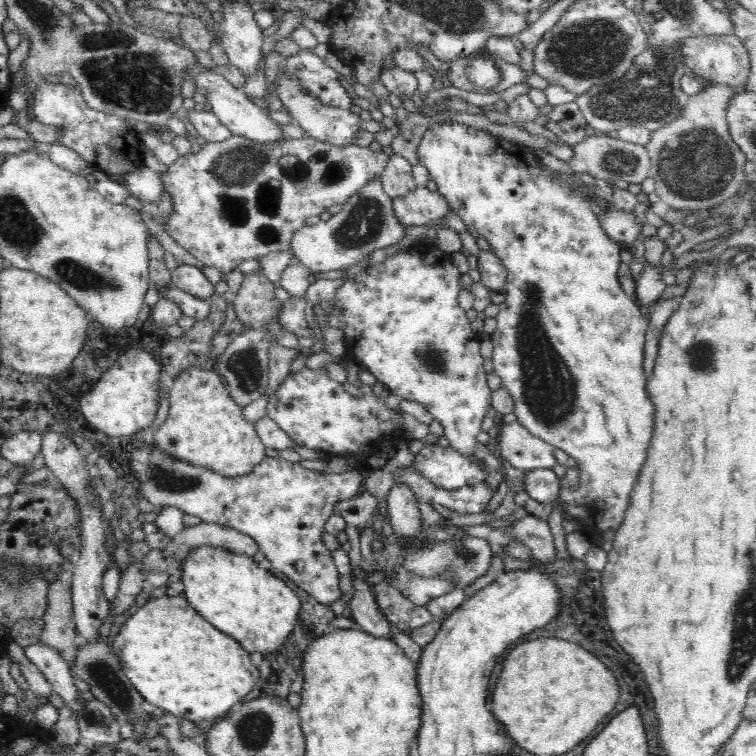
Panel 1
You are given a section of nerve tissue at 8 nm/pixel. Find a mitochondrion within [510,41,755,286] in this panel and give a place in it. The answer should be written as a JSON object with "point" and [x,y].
{"point":[698,164]}

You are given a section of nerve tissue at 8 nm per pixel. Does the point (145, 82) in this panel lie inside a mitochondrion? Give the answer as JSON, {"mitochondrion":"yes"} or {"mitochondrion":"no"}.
{"mitochondrion":"yes"}

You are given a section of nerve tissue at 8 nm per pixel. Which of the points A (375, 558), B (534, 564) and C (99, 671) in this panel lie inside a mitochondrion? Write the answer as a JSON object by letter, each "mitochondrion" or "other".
{"A":"other","B":"other","C":"mitochondrion"}

